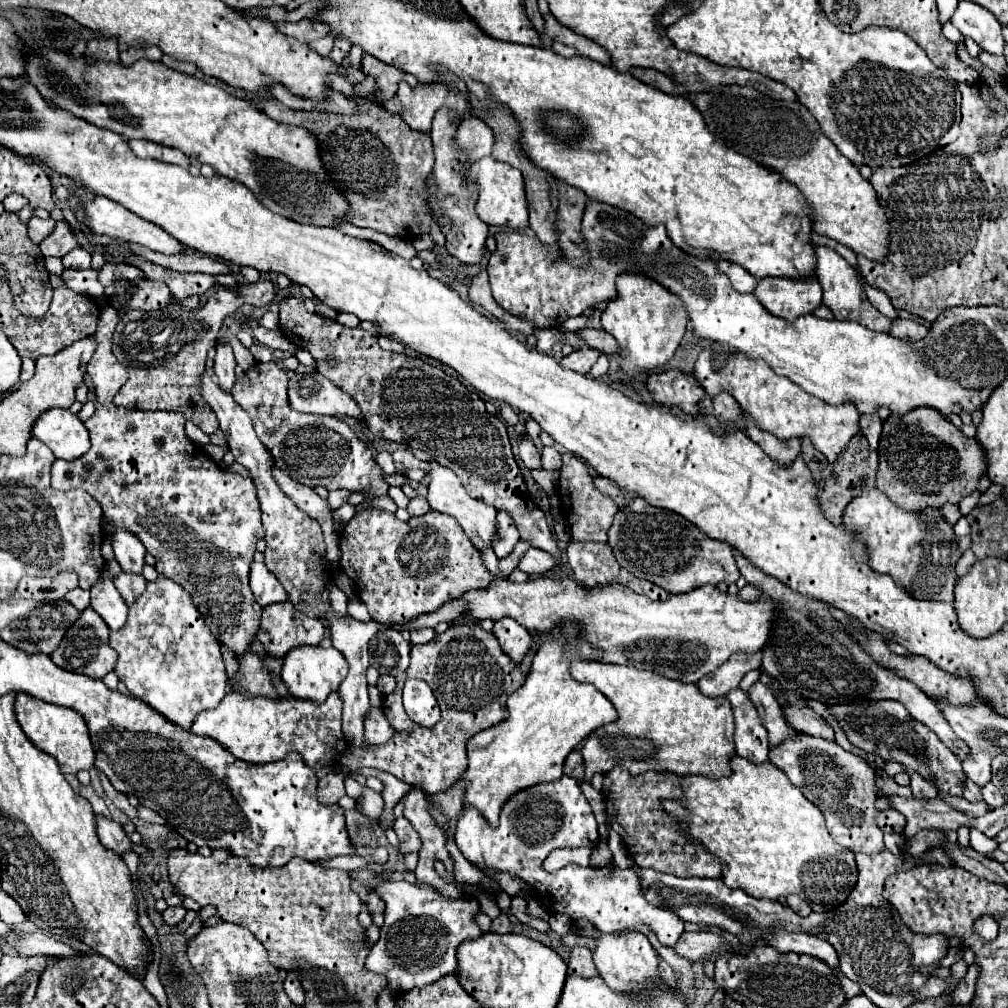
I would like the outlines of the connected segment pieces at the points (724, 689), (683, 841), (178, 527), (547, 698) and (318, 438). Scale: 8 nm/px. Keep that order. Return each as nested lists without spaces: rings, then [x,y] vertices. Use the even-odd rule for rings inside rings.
[[[734,653],[726,663],[722,663],[714,673],[702,677],[696,685],[708,697],[724,697],[738,687],[740,679],[754,669],[762,669],[762,653],[740,655]]]
[[[622,765],[606,773],[604,777],[604,797],[606,797],[606,819],[614,831],[622,837],[630,857],[636,865],[648,867],[654,871],[666,871],[676,877],[700,877],[700,879],[718,879],[720,863],[712,857],[702,845],[690,843],[680,827],[666,815],[660,807],[662,799],[674,799],[682,795],[680,777],[674,773],[640,773],[630,775]]]
[[[108,305],[102,311],[96,329],[98,349],[88,363],[88,375],[98,397],[94,415],[84,421],[92,447],[76,461],[54,461],[52,487],[62,491],[86,489],[100,503],[104,519],[116,529],[134,533],[144,543],[146,551],[154,555],[156,571],[186,589],[218,643],[226,645],[234,655],[244,655],[258,633],[262,617],[262,607],[256,603],[248,585],[256,543],[264,539],[264,527],[260,521],[262,511],[256,497],[256,487],[252,479],[222,471],[210,457],[206,457],[206,453],[188,439],[184,431],[186,419],[182,413],[130,411],[112,403],[114,393],[118,393],[118,389],[128,379],[128,369],[118,363],[112,353],[112,333],[118,321],[118,311]]]
[[[576,629],[560,631],[542,643],[538,653],[534,655],[534,661],[532,661],[532,667],[530,667],[530,673],[528,673],[524,685],[518,691],[514,691],[508,699],[510,717],[506,721],[490,727],[490,729],[482,731],[482,733],[476,733],[474,737],[470,737],[470,741],[466,745],[468,767],[462,773],[462,781],[466,783],[462,807],[478,809],[478,813],[492,827],[498,827],[500,811],[502,811],[506,799],[510,799],[518,791],[528,789],[532,785],[560,779],[568,753],[574,751],[574,747],[582,739],[586,739],[590,735],[590,731],[618,719],[616,709],[610,705],[610,701],[598,689],[594,689],[594,685],[574,681],[570,677],[570,671],[568,671],[568,665],[572,659],[576,659],[576,657],[598,659],[598,655],[602,655],[602,651],[590,647],[590,643],[586,643],[586,637],[582,637]]]
[[[270,361],[270,363],[254,363],[244,373],[244,377],[238,379],[236,385],[232,387],[234,399],[250,415],[252,425],[254,425],[260,441],[272,453],[276,467],[282,469],[282,471],[286,471],[286,475],[290,475],[294,481],[298,481],[298,483],[302,483],[306,487],[322,485],[328,491],[334,491],[334,489],[348,489],[348,491],[354,491],[354,493],[366,491],[366,493],[370,493],[370,497],[366,499],[366,503],[370,503],[372,499],[376,499],[380,495],[386,495],[388,493],[388,483],[384,479],[384,473],[378,467],[378,463],[374,461],[372,451],[356,437],[356,433],[340,417],[310,415],[310,413],[298,413],[298,411],[294,411],[290,407],[290,403],[288,403],[286,385],[288,385],[286,371],[276,361]]]

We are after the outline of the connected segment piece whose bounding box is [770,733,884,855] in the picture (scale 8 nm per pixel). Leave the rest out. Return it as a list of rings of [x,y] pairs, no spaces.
[[[798,733],[798,739],[792,739],[782,747],[774,747],[774,751],[770,751],[770,761],[782,769],[790,783],[822,811],[828,833],[836,843],[852,853],[860,851],[866,855],[878,855],[884,849],[882,831],[874,827],[874,815],[878,815],[874,807],[874,769],[862,757],[856,757],[838,747],[838,743],[830,743],[822,737],[806,737]]]

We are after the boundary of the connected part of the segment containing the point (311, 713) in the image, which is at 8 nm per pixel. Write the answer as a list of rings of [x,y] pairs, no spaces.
[[[230,693],[214,711],[204,711],[192,725],[192,733],[218,741],[234,757],[248,763],[270,763],[284,759],[290,751],[298,751],[312,769],[336,765],[350,749],[342,733],[342,699],[330,693],[320,705],[296,697],[244,697]]]

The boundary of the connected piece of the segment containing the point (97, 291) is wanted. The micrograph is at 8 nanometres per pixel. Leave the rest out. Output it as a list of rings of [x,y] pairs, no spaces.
[[[66,269],[62,275],[64,283],[68,289],[80,293],[80,295],[88,295],[88,297],[100,297],[104,299],[104,287],[98,281],[98,271],[94,269],[84,269],[84,271],[76,271],[76,269]]]

